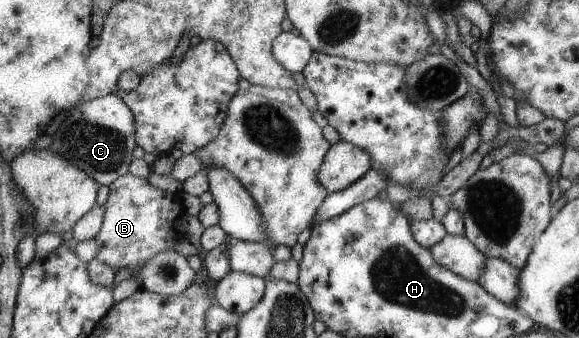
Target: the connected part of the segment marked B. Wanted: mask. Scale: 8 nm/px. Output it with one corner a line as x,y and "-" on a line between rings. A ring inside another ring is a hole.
129,172
118,177
107,187
109,193
102,204
103,221
98,232
93,236
98,245
98,253
95,257
110,265
114,270
128,266
132,270
130,276
134,277
140,286
139,270
146,260
157,252
171,249
175,243
186,239
184,231
187,214
183,211
177,192
166,192
150,186
145,178
132,176

